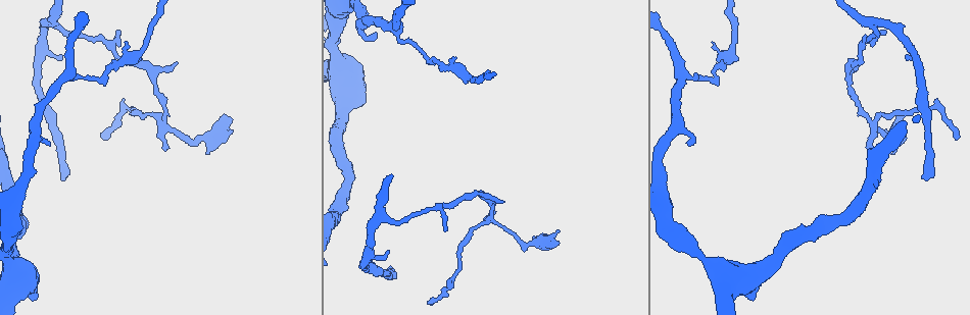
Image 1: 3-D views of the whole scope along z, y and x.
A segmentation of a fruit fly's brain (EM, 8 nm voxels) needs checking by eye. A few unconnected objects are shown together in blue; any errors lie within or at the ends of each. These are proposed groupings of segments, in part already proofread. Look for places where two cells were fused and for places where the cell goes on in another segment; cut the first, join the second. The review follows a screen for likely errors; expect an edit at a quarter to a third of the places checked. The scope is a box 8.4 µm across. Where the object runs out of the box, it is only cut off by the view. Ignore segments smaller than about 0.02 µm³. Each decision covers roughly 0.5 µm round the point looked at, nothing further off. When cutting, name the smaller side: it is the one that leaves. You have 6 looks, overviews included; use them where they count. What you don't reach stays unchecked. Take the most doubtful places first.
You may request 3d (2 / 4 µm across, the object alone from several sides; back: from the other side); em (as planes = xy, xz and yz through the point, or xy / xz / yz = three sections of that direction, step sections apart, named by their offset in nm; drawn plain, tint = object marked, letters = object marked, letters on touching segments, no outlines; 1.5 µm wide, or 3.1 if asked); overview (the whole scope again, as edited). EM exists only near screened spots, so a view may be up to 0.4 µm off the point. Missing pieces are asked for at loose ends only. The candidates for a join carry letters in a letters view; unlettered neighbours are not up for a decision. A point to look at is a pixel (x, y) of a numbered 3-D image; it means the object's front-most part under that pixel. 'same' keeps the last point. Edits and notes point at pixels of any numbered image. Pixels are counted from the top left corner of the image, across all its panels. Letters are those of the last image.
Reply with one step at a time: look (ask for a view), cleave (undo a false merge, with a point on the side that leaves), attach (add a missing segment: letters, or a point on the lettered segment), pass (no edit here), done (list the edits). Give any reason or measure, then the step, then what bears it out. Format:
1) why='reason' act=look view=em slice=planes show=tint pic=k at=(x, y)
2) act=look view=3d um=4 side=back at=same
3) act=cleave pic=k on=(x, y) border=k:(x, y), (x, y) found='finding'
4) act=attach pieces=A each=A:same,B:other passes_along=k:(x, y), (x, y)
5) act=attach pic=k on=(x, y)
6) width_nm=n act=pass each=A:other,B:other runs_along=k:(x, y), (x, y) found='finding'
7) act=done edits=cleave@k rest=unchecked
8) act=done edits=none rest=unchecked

why='long arm stops here' act=look view=em slice=planes show=letters pic=1 at=(64, 178)

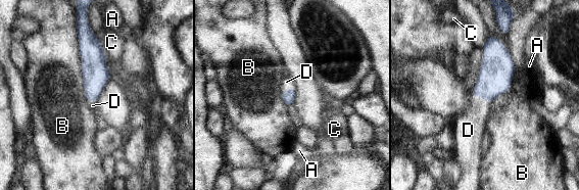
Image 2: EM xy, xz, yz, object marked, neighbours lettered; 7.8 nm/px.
act=attach pieces=D each=A:other,B:other,C:other,D:same passes_along=2:(496, 72), (481, 97), (470, 127) found='it goes on there'

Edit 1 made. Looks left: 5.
why='free end' act=look view=em slice=xz step=4 show=letters pic=1 at=(884, 31)

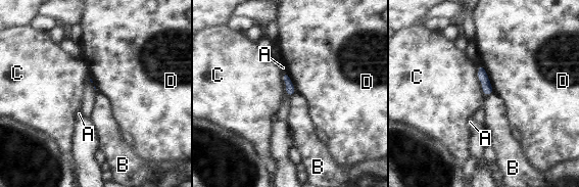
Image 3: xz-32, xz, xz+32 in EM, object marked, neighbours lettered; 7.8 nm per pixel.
why='another direction' act=look view=em slice=planes show=letters at=same

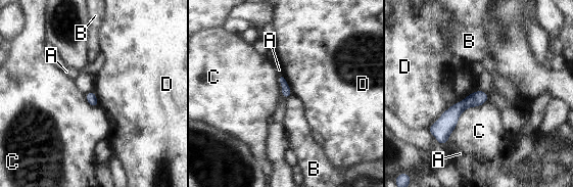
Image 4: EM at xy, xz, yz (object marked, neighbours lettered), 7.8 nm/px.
longest_contact=D:500nm act=pass each=A:other,B:other,C:other,D:other found='no lettered segment goes on from it'

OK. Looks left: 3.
act=done edits=attach@2 rest=unchecked

